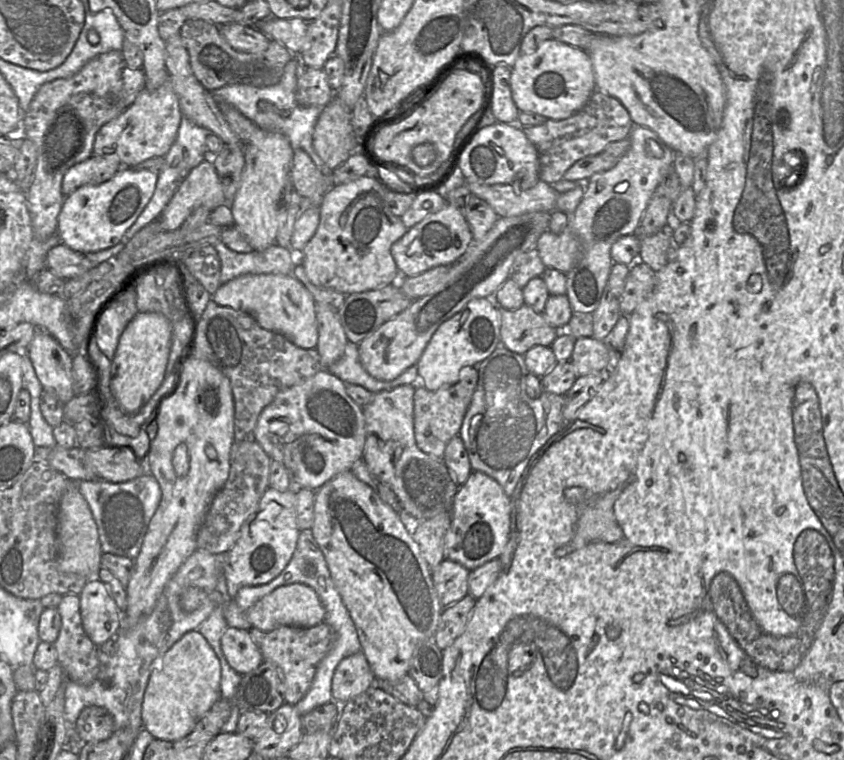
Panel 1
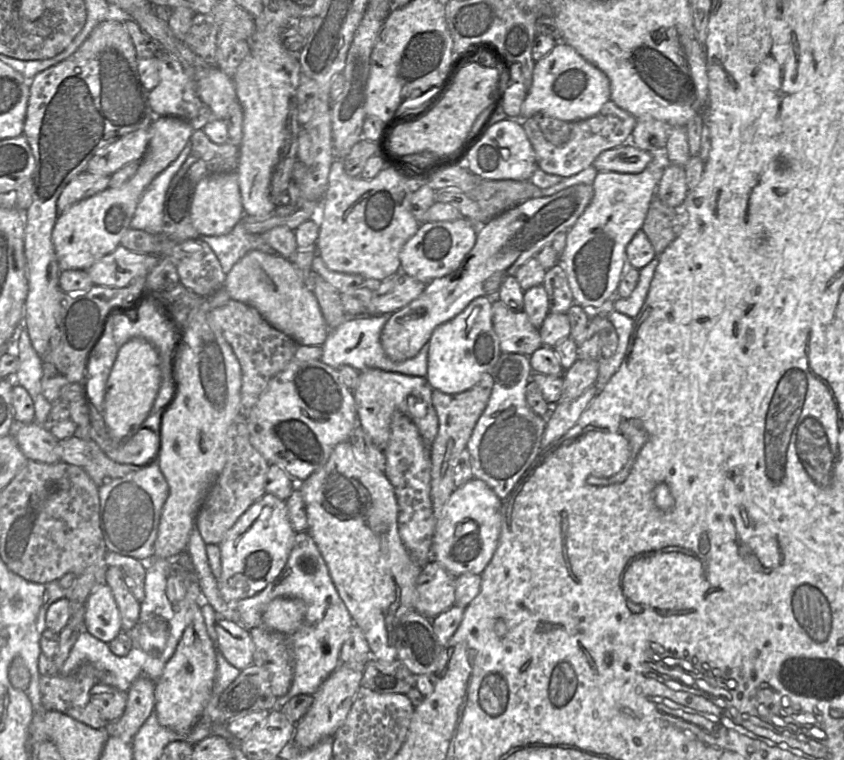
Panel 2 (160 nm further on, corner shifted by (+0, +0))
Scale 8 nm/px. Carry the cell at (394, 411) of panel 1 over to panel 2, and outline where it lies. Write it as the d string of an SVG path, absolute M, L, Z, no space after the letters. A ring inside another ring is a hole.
M368 368L359 371L359 382L353 392L356 402L358 424L369 435L373 443L384 451L390 438L391 417L395 411L400 411L409 417L417 426L425 445L431 448L438 431L438 417L432 403L433 389L424 377L408 376L400 373L387 372L378 368Z

